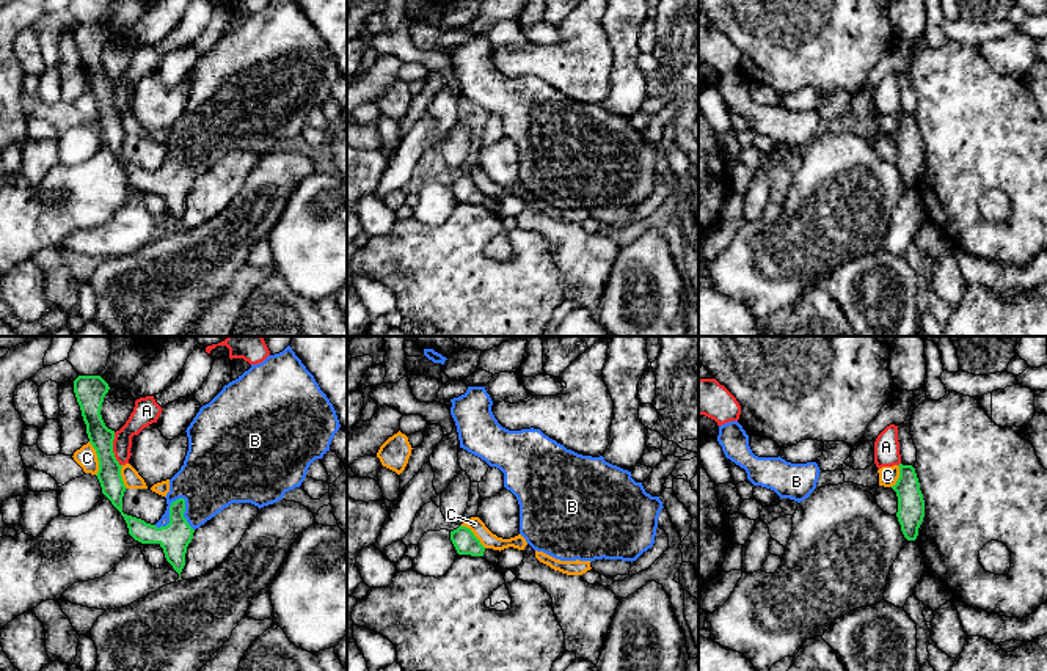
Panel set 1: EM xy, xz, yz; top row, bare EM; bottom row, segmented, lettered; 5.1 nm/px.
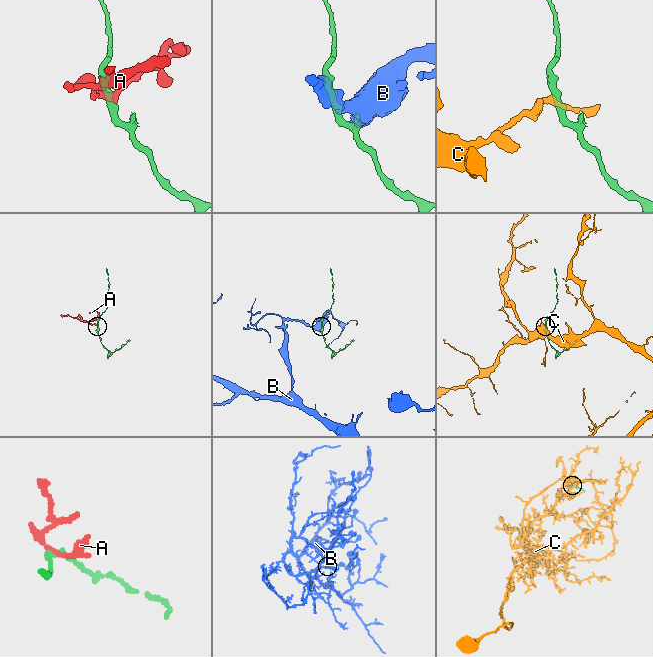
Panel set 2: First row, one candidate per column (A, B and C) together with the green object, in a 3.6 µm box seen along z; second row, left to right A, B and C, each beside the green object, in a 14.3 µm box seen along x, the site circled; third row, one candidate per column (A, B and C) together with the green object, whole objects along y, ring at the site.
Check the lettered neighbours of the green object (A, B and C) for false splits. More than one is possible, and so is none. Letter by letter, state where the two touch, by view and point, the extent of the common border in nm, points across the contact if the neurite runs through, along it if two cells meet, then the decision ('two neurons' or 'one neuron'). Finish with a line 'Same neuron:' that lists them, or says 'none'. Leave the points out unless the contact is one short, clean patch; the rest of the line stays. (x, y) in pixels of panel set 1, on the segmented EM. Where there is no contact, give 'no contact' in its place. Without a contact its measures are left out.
A: meets green in xy at (112, 450); contact 180 nm long; border along xy (113, 432), (113, 456), (121, 465); two neurons
B: meets green in xy at (170, 513); contact 220 nm long; runs through xy (175, 538), (170, 513), (207, 481); one neuron
C: meets green in xy at (98, 459); contact 180 nm long; border along xy (88, 442), (98, 461), (96, 475); two neurons
Same neuron: B

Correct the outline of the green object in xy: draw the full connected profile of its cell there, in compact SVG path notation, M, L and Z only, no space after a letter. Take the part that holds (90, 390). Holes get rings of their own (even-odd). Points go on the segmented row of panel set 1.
M290 346L268 355L262 363L223 387L199 409L187 427L188 451L181 470L170 479L166 511L155 523L122 512L126 486L122 465L113 453L115 431L102 420L100 409L110 387L100 376L78 376L74 393L86 424L89 443L99 460L97 479L102 493L124 517L129 534L141 544L159 544L166 561L179 574L185 566L187 547L196 528L232 503L251 503L259 509L283 500L284 493L300 487L309 465L330 451L341 424L336 410Z

